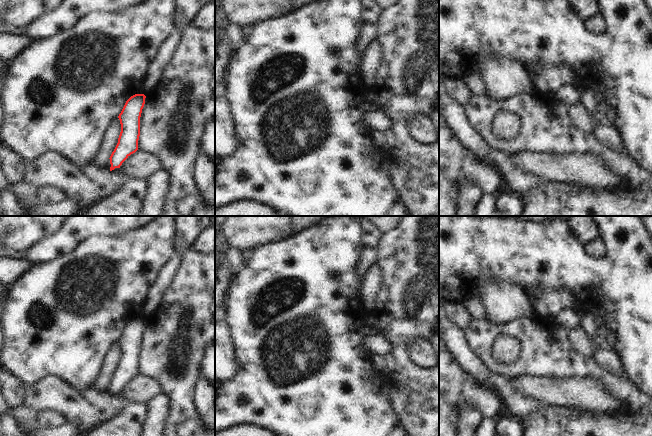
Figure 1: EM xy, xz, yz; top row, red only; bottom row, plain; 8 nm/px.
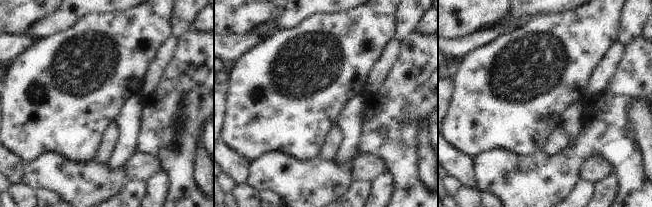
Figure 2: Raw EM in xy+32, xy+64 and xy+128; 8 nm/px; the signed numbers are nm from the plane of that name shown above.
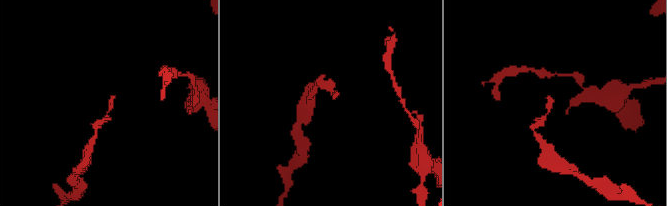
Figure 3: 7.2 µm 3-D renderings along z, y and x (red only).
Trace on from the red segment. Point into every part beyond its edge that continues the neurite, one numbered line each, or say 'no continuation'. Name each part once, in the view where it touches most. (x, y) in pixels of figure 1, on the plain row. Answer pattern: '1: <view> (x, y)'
no continuation

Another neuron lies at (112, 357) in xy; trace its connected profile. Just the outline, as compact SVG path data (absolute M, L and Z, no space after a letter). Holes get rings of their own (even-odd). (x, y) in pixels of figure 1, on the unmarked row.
M118 341L114 342L106 353L101 371L94 383L94 389L99 392L110 392L110 380L114 375L121 356L121 348Z

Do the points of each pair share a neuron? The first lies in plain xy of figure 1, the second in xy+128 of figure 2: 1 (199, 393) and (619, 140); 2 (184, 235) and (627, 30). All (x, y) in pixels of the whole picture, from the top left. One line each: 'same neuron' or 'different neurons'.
1: different neurons
2: same neuron

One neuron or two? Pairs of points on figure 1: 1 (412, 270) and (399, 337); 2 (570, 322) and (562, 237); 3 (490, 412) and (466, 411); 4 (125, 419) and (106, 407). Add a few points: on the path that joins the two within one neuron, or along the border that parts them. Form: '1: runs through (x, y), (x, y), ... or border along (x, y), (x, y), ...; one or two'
1: runs through (412, 287), (412, 302), (406, 308), (400, 320); one
2: border along (572, 308), (577, 312); two
3: border along (459, 403), (466, 402), (472, 404), (484, 417); two
4: border along (125, 405), (109, 419), (97, 425); two

